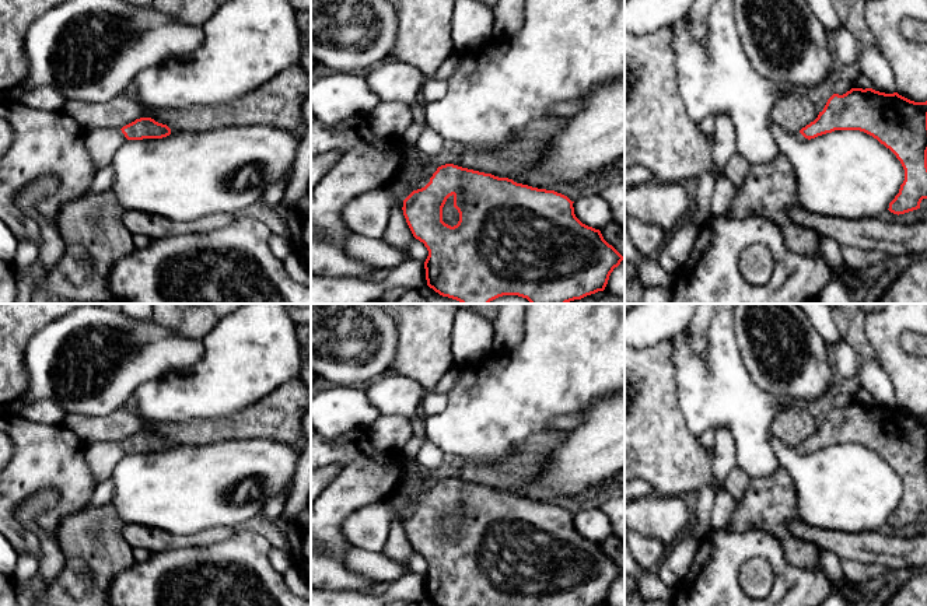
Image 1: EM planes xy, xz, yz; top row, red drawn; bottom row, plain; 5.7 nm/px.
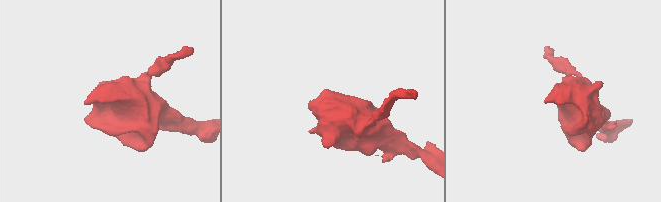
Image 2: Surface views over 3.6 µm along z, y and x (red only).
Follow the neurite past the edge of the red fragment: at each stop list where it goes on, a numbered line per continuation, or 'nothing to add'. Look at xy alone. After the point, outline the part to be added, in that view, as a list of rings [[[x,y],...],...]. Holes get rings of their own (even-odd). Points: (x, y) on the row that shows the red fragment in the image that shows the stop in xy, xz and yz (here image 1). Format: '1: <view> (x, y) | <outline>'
1: xy (101, 144) | [[[94,129],[85,132],[84,143],[95,167],[95,172],[111,165],[118,148],[126,140],[120,129]]]

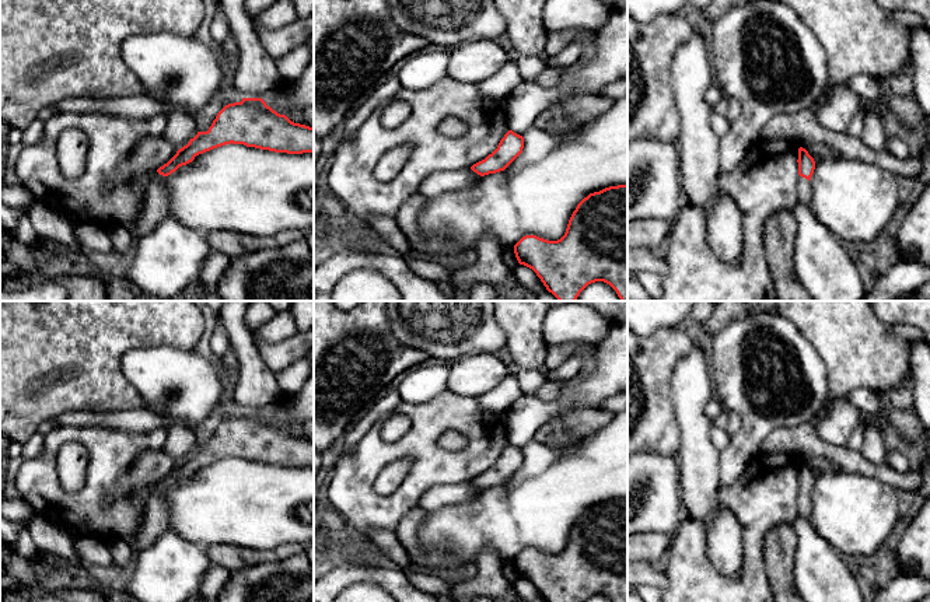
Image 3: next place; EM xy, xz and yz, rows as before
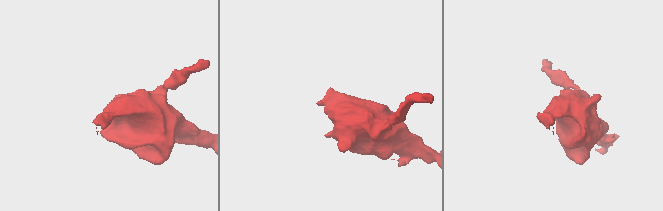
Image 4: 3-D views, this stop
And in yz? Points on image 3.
1: yz (803, 185) | [[[798,176],[797,179],[797,196],[798,202],[807,204],[810,207],[811,203],[811,181]]]

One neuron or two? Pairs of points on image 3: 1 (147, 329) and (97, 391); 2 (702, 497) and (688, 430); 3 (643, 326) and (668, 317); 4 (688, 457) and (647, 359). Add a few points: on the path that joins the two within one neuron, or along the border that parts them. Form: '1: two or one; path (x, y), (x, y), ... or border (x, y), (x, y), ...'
1: one; path (129, 335), (97, 367), (97, 373)
2: one; path (699, 480), (695, 447)
3: one; path (649, 321), (653, 317), (663, 317)
4: two; border (671, 403), (678, 427), (677, 457)

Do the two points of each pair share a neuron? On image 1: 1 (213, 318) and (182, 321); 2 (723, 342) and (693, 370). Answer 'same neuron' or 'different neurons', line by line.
1: same neuron
2: same neuron

